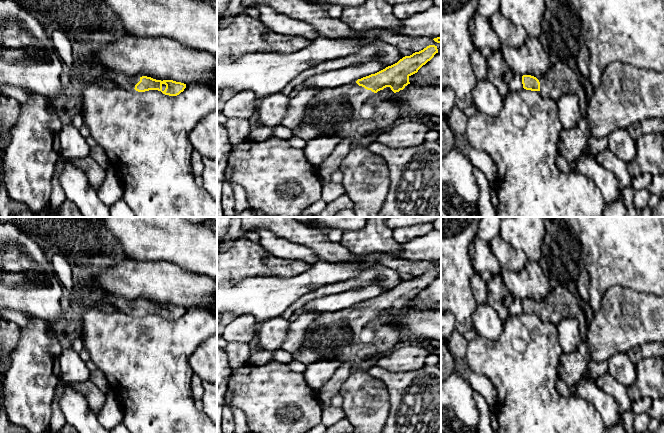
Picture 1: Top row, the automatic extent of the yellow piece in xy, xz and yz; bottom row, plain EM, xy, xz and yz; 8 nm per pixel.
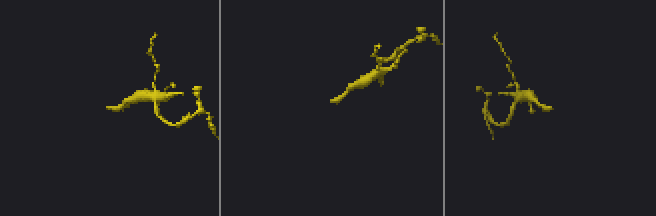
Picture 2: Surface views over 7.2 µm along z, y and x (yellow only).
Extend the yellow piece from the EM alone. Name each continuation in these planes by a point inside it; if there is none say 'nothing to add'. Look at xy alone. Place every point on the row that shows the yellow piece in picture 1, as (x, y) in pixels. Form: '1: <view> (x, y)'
1: xy (122, 80)

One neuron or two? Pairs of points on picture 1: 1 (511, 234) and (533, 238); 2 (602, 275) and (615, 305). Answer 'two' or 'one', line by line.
1: one
2: two

